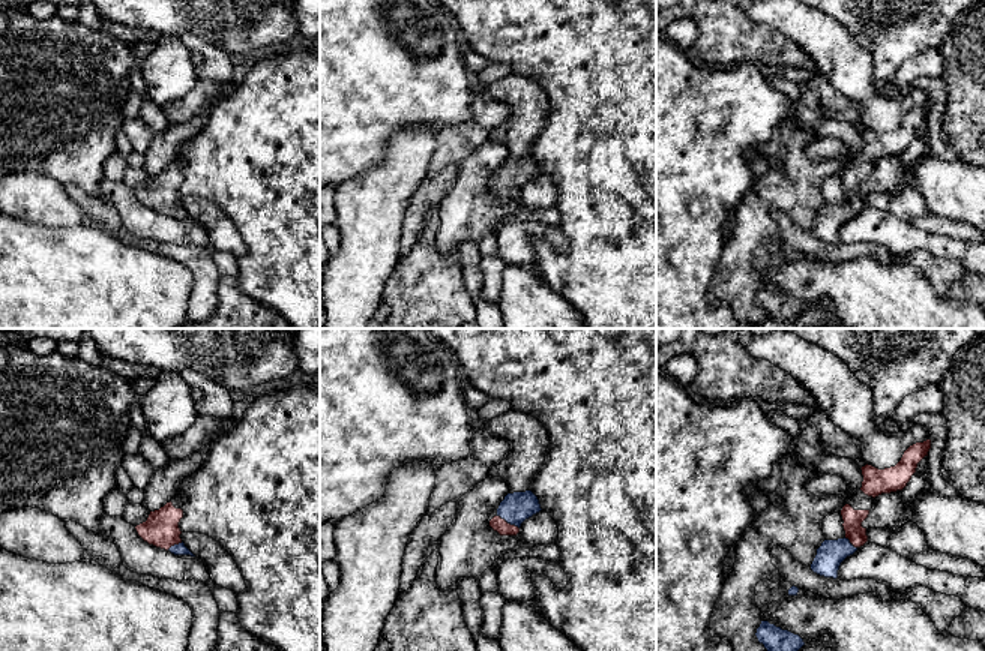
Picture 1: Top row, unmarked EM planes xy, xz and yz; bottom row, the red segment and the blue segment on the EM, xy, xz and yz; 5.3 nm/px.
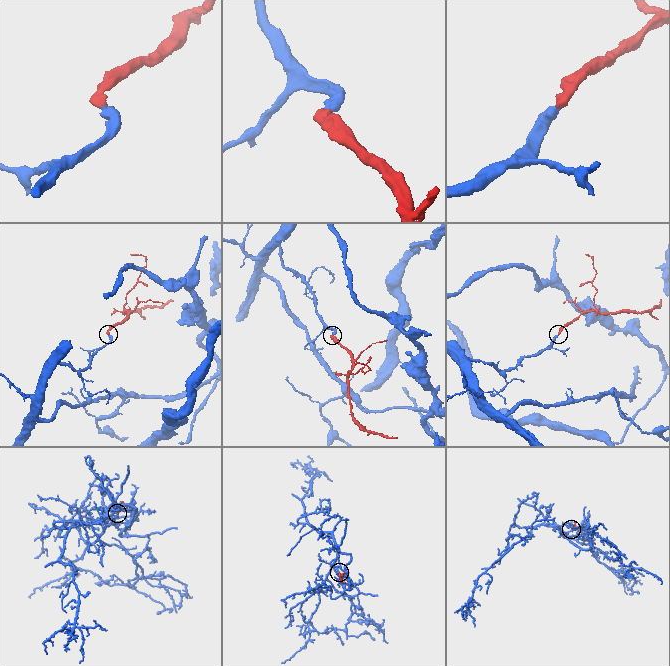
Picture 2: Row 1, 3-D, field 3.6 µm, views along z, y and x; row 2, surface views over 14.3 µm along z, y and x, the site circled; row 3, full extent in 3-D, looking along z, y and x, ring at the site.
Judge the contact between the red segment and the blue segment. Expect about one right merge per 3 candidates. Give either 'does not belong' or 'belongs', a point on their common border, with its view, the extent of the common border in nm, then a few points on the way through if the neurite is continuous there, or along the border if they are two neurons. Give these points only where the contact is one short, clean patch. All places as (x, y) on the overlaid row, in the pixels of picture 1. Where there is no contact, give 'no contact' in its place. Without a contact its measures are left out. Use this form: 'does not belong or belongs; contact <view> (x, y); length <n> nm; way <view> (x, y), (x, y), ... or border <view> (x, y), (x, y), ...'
belongs; contact xz (506, 522); length 140 nm; way xz (497, 524), (506, 522), (515, 507)

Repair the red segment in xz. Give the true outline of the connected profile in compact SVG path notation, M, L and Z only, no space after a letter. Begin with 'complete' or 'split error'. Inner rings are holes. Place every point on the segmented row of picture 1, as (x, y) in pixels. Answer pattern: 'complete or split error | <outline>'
split error | M532 490L508 494L489 526L500 536L517 536L521 524L541 510L539 500Z

